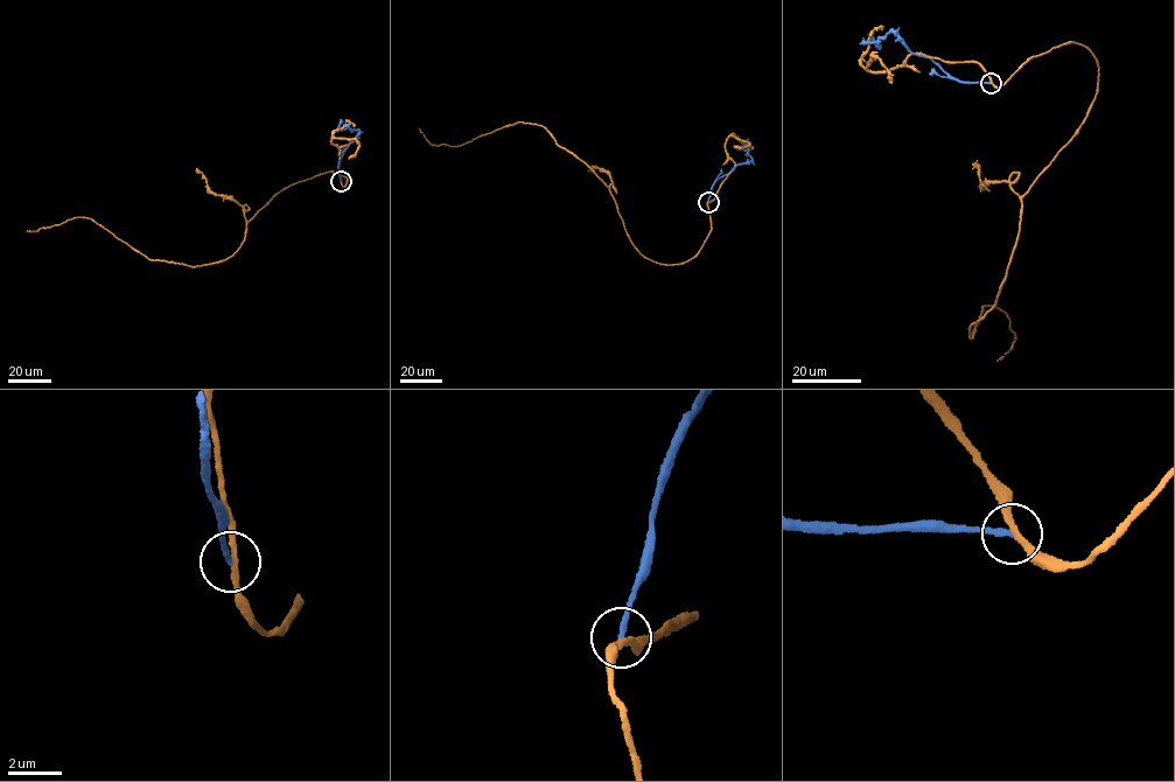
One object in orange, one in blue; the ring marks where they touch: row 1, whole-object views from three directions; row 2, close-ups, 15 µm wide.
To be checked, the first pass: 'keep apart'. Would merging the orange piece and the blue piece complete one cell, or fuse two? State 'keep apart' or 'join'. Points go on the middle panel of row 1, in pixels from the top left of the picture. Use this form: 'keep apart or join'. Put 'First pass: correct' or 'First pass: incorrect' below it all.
keep apart
First pass: correct

